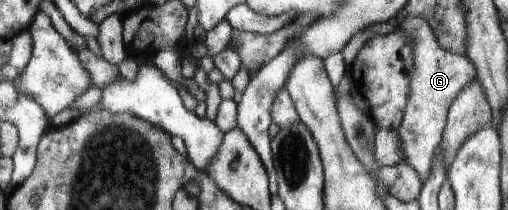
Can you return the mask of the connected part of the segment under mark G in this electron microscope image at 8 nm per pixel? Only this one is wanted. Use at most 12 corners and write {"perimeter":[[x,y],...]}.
{"perimeter":[[425,19],[397,27],[413,41],[411,95],[396,129],[405,165],[424,182],[449,107],[477,79],[441,49]]}

